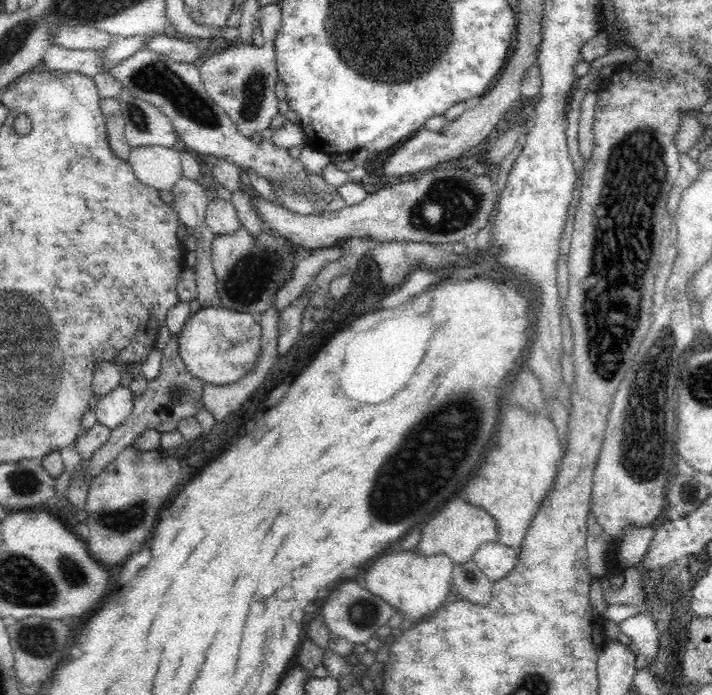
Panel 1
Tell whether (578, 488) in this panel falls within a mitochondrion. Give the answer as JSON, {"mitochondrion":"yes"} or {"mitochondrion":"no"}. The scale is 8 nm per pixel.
{"mitochondrion":"no"}

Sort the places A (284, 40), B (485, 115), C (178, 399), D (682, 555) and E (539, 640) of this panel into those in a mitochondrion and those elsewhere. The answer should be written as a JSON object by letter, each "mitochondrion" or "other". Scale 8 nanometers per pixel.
{"A":"other","B":"other","C":"mitochondrion","D":"other","E":"other"}

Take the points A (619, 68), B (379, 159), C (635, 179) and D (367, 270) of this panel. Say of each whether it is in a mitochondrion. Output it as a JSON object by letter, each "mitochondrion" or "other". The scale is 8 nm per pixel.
{"A":"other","B":"other","C":"mitochondrion","D":"other"}

